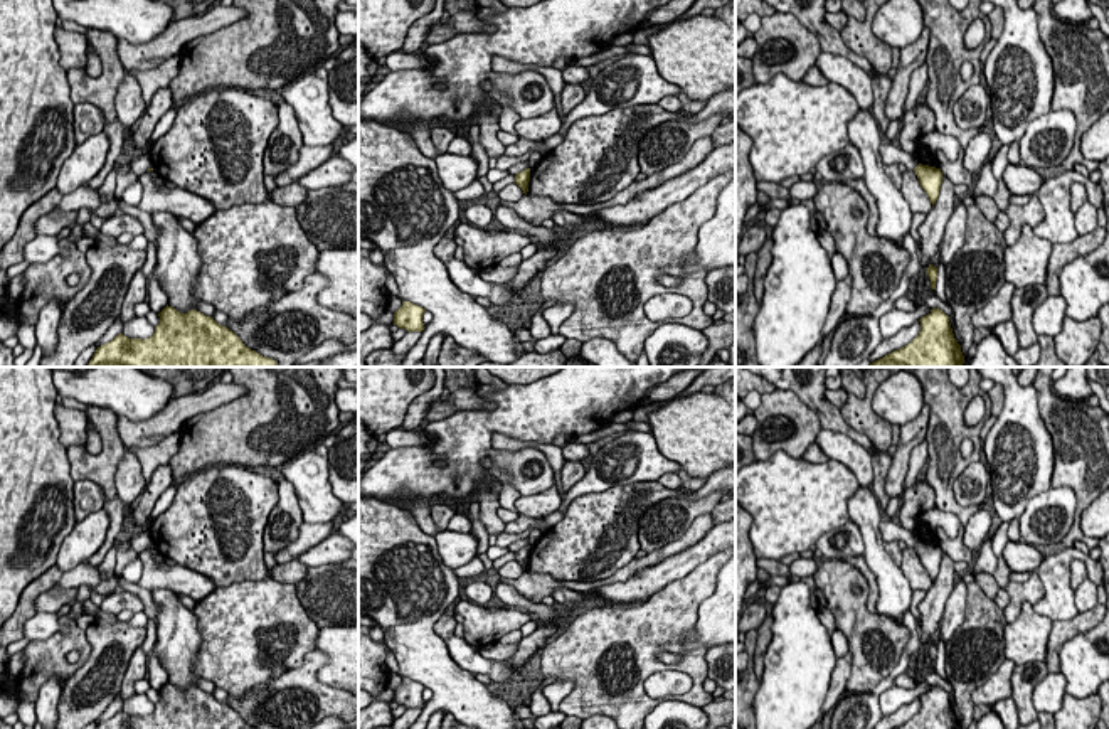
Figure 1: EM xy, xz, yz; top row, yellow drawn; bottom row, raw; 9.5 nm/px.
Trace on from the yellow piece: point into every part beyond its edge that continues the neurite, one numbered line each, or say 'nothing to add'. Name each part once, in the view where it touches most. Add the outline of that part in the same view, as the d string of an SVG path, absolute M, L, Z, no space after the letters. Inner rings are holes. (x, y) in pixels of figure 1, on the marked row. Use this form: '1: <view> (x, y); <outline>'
nothing to add

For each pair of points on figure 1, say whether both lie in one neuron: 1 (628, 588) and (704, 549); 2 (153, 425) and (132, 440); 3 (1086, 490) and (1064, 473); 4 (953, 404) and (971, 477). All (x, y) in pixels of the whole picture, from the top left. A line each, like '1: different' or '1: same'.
1: same
2: same
3: same
4: different

